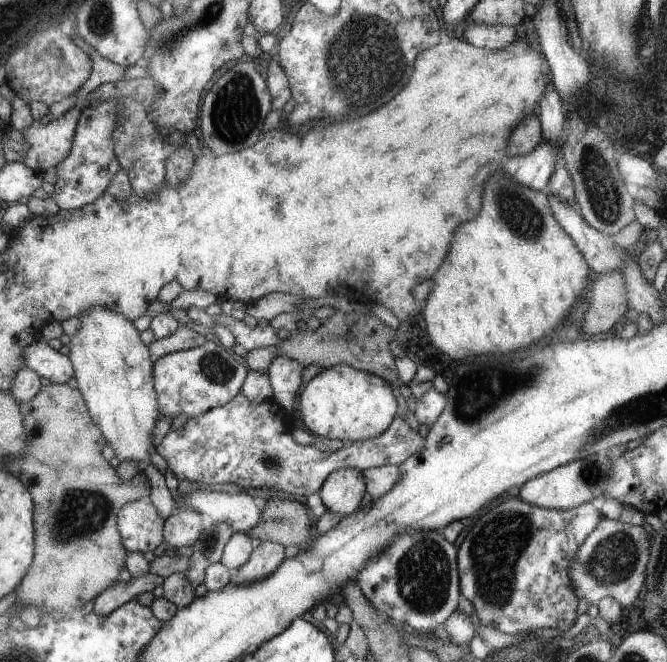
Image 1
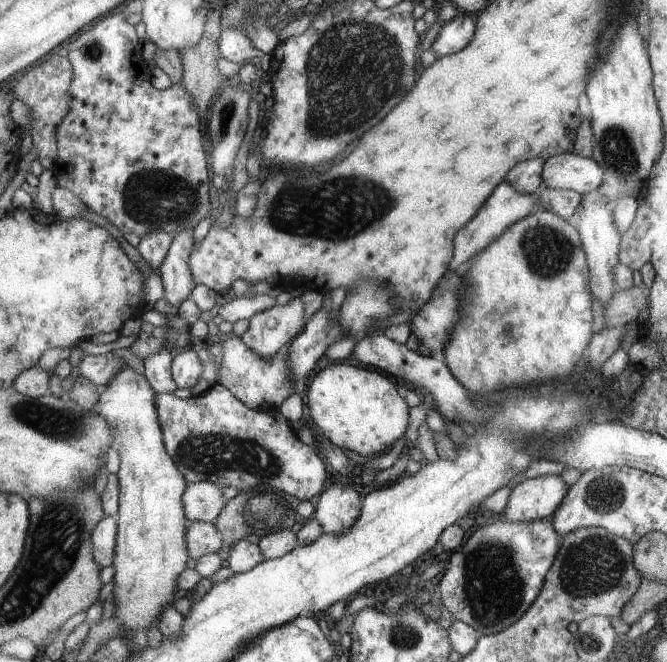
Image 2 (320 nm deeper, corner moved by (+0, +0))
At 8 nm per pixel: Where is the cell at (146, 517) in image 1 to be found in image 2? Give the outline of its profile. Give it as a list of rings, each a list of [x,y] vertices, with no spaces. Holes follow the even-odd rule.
[[[115,515],[105,516],[92,532],[93,558],[101,568],[111,566],[115,557],[115,540],[117,518]]]

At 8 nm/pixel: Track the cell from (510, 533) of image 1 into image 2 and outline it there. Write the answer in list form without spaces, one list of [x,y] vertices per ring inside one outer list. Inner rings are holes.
[[[500,516],[496,522],[476,530],[460,550],[451,553],[446,572],[436,588],[439,604],[452,622],[462,621],[475,628],[480,635],[493,635],[503,631],[520,620],[537,600],[544,588],[545,577],[556,560],[561,540],[551,518],[510,522]]]

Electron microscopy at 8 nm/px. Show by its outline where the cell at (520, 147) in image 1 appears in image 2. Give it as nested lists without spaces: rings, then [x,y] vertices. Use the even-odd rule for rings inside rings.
[[[531,158],[510,169],[505,181],[519,193],[534,195],[543,184],[541,174],[544,168],[543,158]]]

